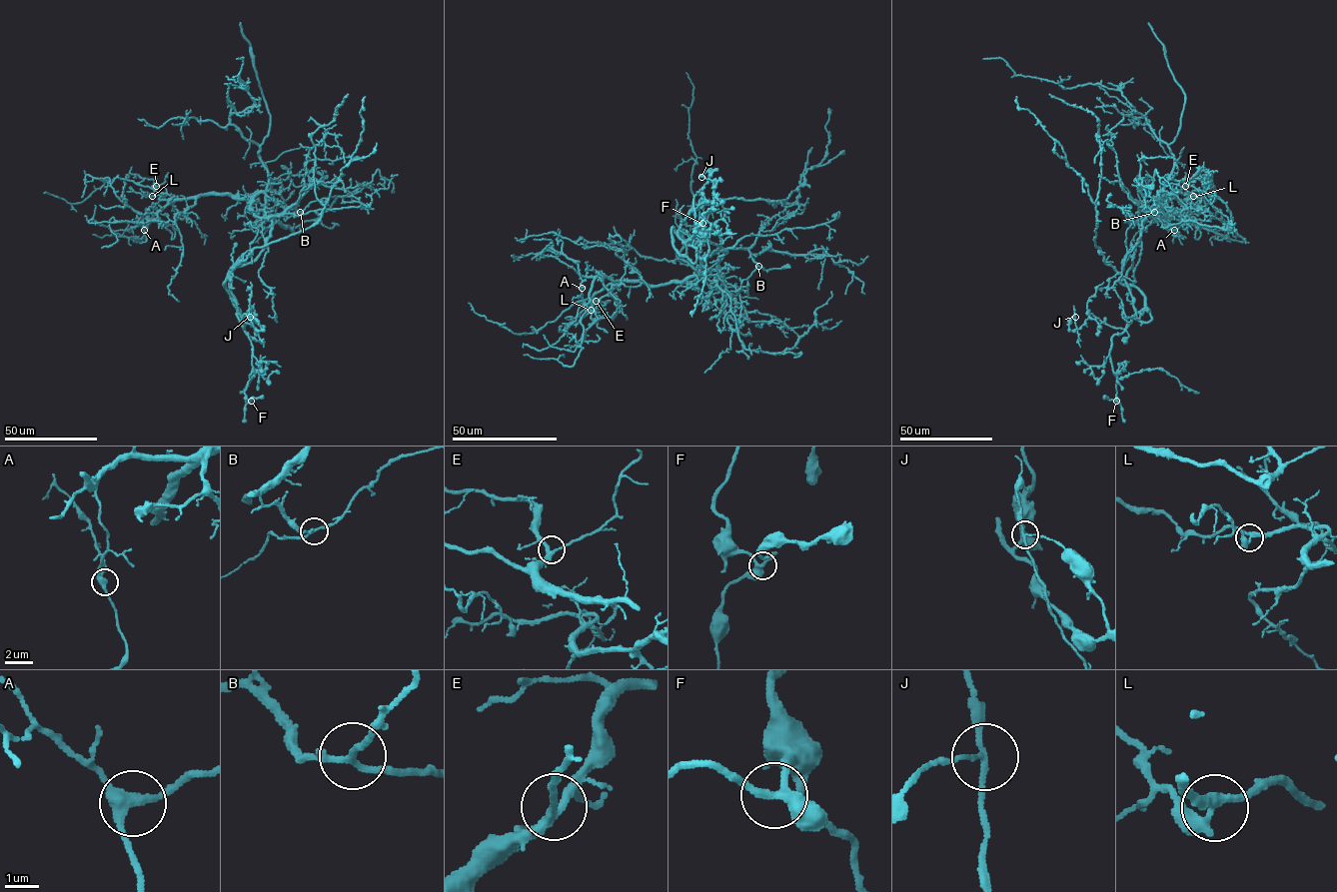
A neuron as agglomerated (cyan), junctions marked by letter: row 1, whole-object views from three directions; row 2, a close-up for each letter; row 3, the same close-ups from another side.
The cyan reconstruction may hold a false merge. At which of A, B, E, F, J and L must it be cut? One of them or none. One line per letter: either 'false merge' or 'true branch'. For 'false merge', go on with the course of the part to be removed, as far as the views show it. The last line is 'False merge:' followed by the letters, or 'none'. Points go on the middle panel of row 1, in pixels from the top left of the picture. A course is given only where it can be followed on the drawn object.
A: true branch
B: true branch
E: true branch
F: true branch
J: false merge | (701, 176), (716, 182)
L: true branch
False merge: J

